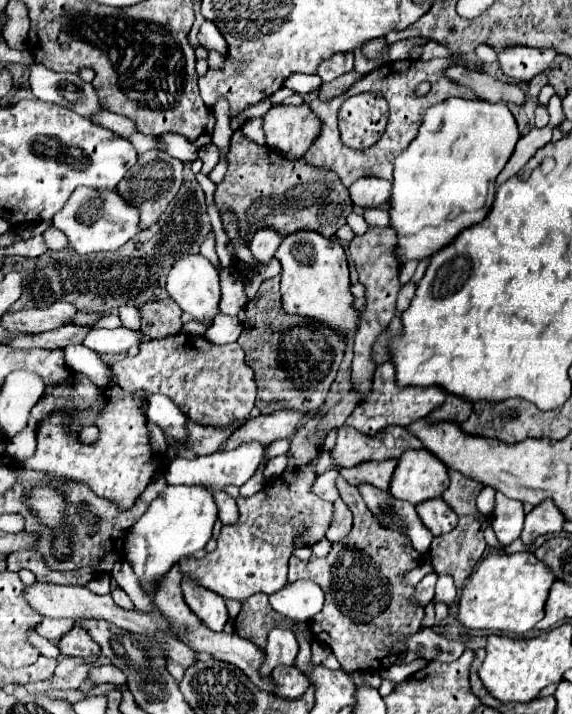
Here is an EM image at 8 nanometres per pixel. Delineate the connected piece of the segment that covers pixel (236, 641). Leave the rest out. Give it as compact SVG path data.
M176 566L176 568L172 568L172 572L168 572L168 576L164 576L164 580L160 580L160 584L156 584L156 592L152 594L152 600L154 600L156 608L158 608L160 614L172 624L172 630L176 632L176 636L178 636L184 644L188 644L192 650L196 650L196 652L208 652L214 660L222 660L222 662L228 662L228 664L238 666L240 670L244 670L246 676L250 676L250 680L252 680L256 686L260 686L262 690L268 690L268 692L274 692L272 678L262 678L262 676L258 674L258 668L260 668L262 658L264 658L264 652L262 652L256 644L240 638L236 632L234 632L234 634L226 634L226 632L212 632L212 630L208 630L208 628L192 614L192 610L184 604L182 590L180 590L180 582L182 582L182 574L180 568Z

